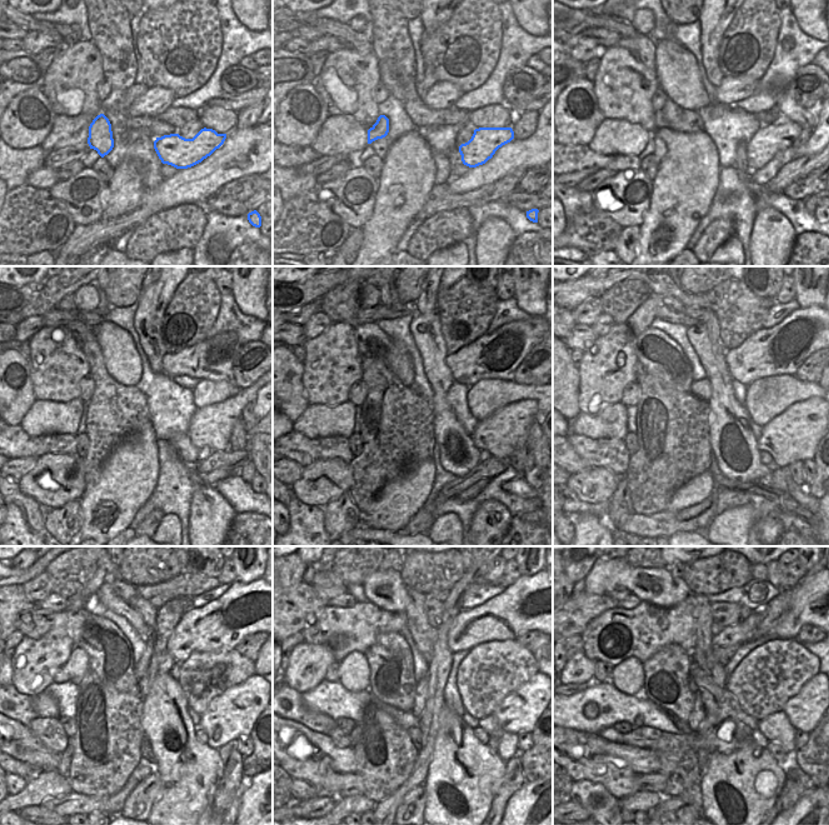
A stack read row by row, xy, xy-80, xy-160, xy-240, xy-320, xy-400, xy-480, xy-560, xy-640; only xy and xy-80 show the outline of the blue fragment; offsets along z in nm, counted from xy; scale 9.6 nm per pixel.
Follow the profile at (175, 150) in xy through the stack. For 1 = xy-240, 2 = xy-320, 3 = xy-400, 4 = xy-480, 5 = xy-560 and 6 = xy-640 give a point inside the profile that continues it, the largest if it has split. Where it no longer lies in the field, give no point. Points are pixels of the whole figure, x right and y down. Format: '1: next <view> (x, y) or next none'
1: next xy-240 (211, 426)
2: next xy-320 (505, 430)
3: next xy-400 (793, 435)
4: next xy-480 (231, 714)
5: next xy-560 (519, 710)
6: next xy-640 (804, 710)

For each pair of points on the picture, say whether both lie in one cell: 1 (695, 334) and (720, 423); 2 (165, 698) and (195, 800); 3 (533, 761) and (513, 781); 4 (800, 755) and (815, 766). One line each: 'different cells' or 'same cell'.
1: same cell
2: same cell
3: different cells
4: same cell

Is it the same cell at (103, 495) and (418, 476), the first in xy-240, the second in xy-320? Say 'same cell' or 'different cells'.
same cell

